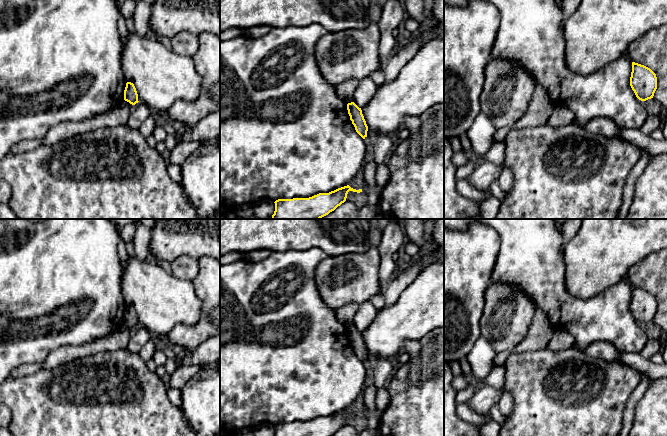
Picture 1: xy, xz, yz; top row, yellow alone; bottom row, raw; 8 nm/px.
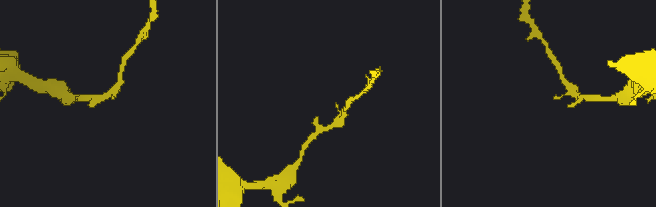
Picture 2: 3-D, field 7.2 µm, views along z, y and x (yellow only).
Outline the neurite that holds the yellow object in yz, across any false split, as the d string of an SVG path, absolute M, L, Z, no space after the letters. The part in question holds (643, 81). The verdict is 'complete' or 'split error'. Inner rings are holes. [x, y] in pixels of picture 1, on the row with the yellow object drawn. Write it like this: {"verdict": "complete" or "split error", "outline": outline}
{"verdict": "complete", "outline": "M632 62L630 86L639 100L651 99L657 89L656 74L650 68Z"}

